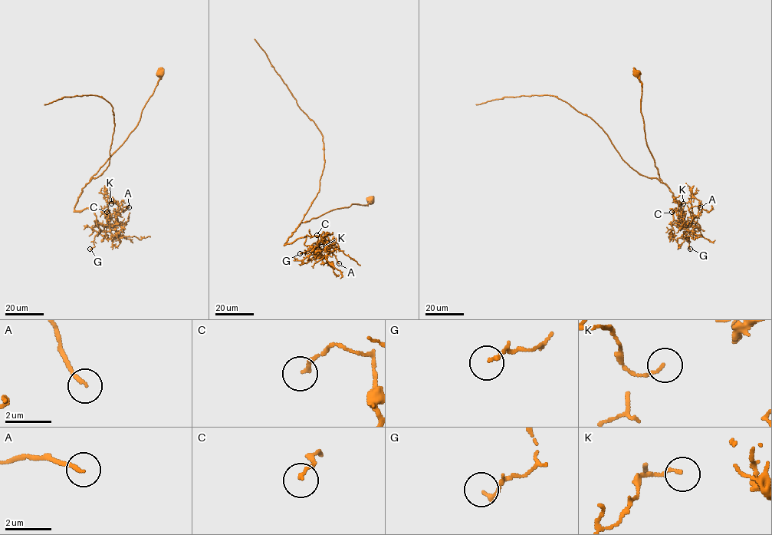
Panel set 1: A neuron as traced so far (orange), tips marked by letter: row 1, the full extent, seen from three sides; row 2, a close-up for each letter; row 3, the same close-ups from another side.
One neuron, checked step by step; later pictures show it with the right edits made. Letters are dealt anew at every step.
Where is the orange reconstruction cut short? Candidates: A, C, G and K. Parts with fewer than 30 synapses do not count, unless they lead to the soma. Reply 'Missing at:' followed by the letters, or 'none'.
Missing at: A

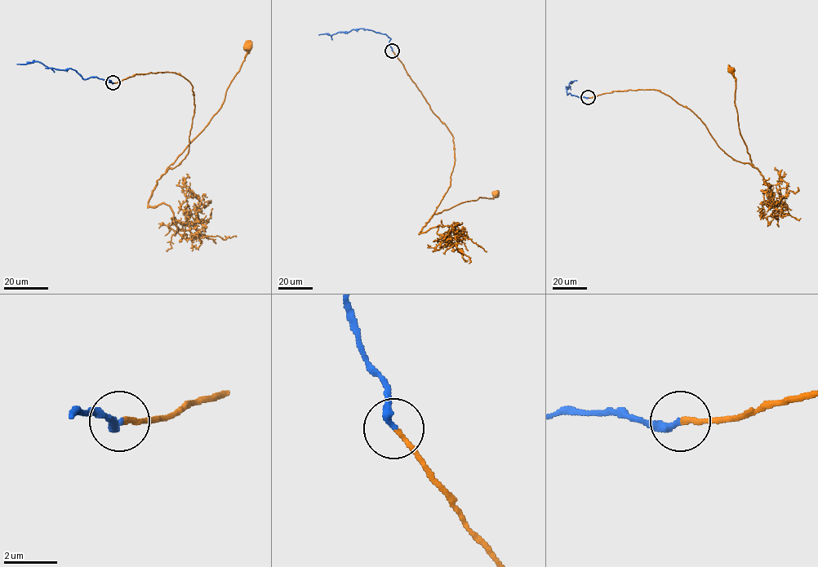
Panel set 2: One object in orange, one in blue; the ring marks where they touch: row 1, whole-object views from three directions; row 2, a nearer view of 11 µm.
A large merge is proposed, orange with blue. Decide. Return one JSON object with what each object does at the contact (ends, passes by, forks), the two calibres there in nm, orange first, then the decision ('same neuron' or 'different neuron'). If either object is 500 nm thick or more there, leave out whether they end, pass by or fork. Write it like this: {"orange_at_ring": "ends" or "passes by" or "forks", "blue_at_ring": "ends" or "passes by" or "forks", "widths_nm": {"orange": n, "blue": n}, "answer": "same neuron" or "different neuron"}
{"orange_at_ring": "ends", "blue_at_ring": "ends", "widths_nm": {"orange": 180, "blue": 280}, "answer": "same neuron"}

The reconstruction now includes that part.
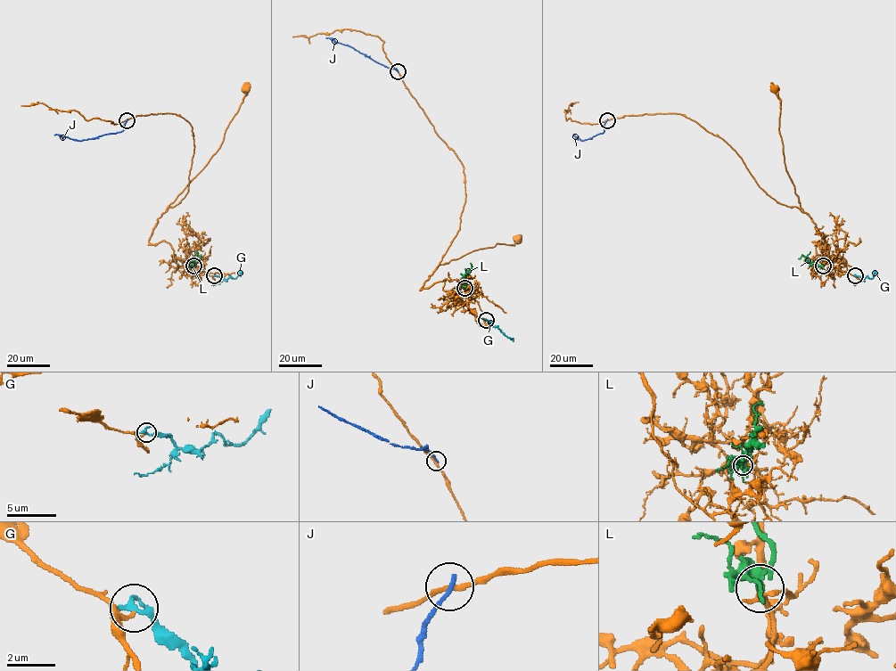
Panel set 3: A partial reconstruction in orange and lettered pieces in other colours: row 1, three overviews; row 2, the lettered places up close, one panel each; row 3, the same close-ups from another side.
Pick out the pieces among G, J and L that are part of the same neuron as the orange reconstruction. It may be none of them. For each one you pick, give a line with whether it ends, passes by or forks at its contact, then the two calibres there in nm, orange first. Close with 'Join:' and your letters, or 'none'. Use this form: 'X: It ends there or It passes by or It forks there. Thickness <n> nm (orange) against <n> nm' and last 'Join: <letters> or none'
L: It forks there. Thickness 220 nm (orange) against 280 nm
Join: L

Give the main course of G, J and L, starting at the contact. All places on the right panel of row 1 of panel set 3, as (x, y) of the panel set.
G: (855, 275), (864, 279), (867, 276), (872, 278), (875, 273), (876, 274)
J: (607, 119), (603, 134), (581, 140), (573, 135)
L: (823, 265), (819, 266), (802, 255), (799, 258)

